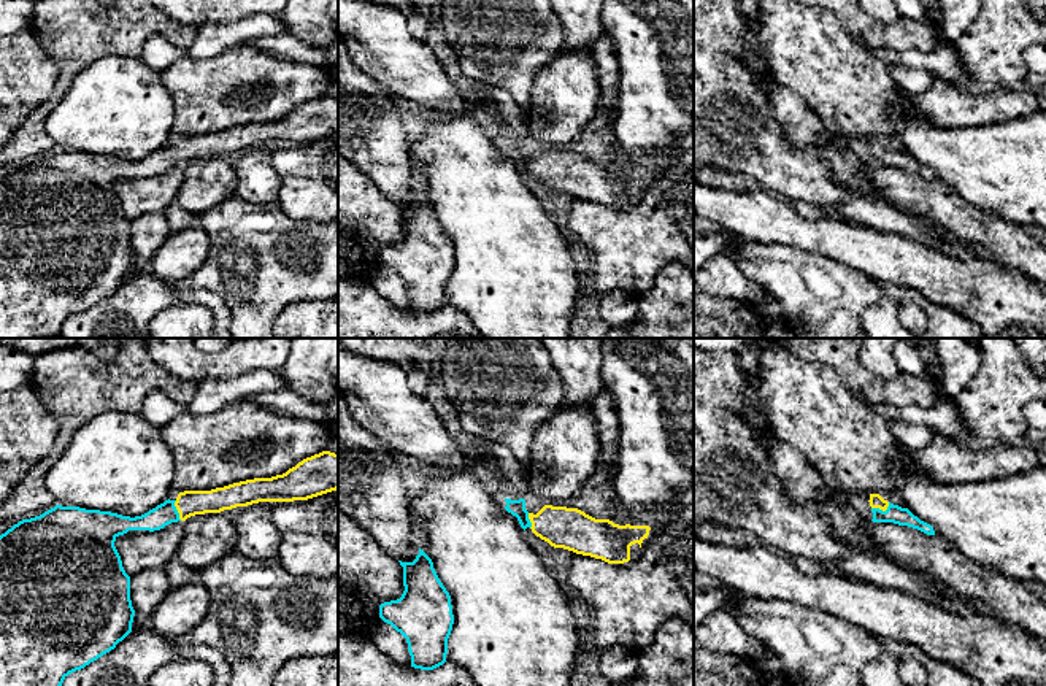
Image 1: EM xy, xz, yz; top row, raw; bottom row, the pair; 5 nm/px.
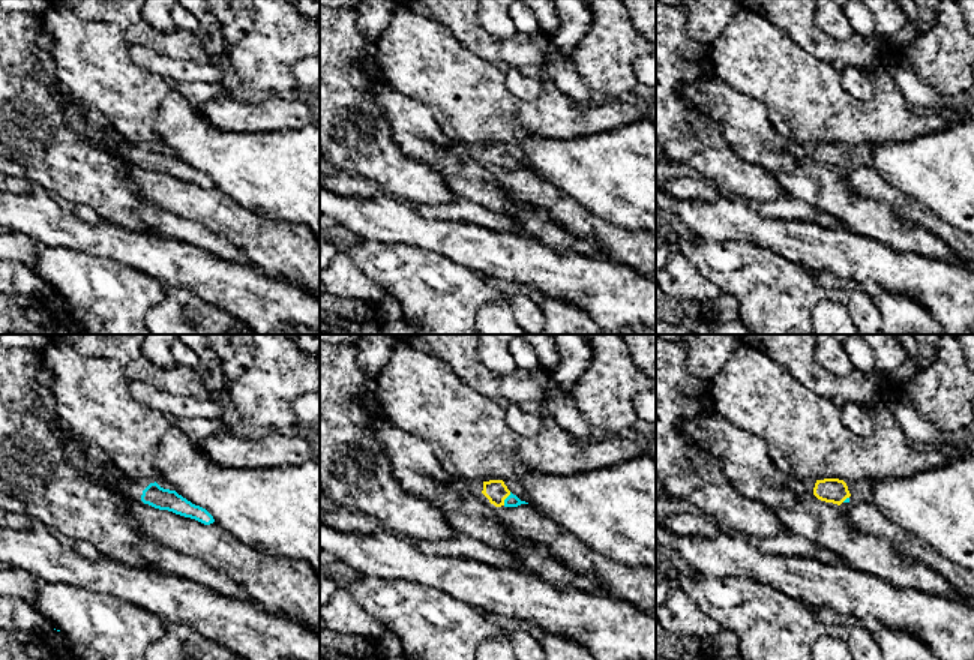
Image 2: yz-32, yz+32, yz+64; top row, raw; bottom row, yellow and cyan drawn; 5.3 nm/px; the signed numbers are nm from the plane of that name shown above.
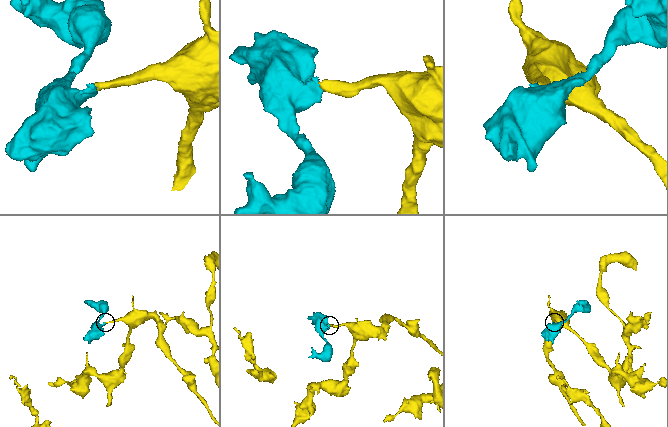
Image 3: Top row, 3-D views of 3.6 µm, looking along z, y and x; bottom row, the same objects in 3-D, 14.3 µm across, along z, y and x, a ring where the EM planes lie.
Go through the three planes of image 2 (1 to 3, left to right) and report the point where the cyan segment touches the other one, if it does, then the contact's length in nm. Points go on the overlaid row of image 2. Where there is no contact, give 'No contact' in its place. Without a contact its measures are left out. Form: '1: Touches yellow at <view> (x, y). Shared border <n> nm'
1: No contact
2: Touches yellow at yz+32 (506, 497). Shared border 80 nm
3: Touches yellow at yz+64 (845, 498). Shared border 50 nm

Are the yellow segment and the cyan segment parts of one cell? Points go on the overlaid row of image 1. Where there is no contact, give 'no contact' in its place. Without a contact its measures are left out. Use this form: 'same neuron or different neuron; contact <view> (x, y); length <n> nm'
same neuron; contact yz (881, 508); length 100 nm

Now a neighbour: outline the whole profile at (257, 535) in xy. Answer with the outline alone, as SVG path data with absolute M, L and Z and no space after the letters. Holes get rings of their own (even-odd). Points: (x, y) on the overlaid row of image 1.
M273 502L252 503L233 519L237 551L243 556L260 561L278 556L281 534L273 522L273 508Z

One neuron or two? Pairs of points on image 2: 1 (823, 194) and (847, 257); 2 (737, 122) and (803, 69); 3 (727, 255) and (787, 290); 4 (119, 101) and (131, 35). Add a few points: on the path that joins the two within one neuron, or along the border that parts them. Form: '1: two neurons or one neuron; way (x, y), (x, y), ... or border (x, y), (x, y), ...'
1: two neurons; border (844, 227), (877, 240)
2: two neurons; border (730, 84), (760, 101), (778, 132)
3: one neuron; way (742, 270), (758, 278), (772, 290)
4: two neurons; border (101, 23), (113, 23), (129, 44)

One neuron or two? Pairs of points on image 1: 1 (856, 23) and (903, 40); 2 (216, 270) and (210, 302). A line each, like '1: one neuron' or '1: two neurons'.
1: one neuron
2: two neurons

